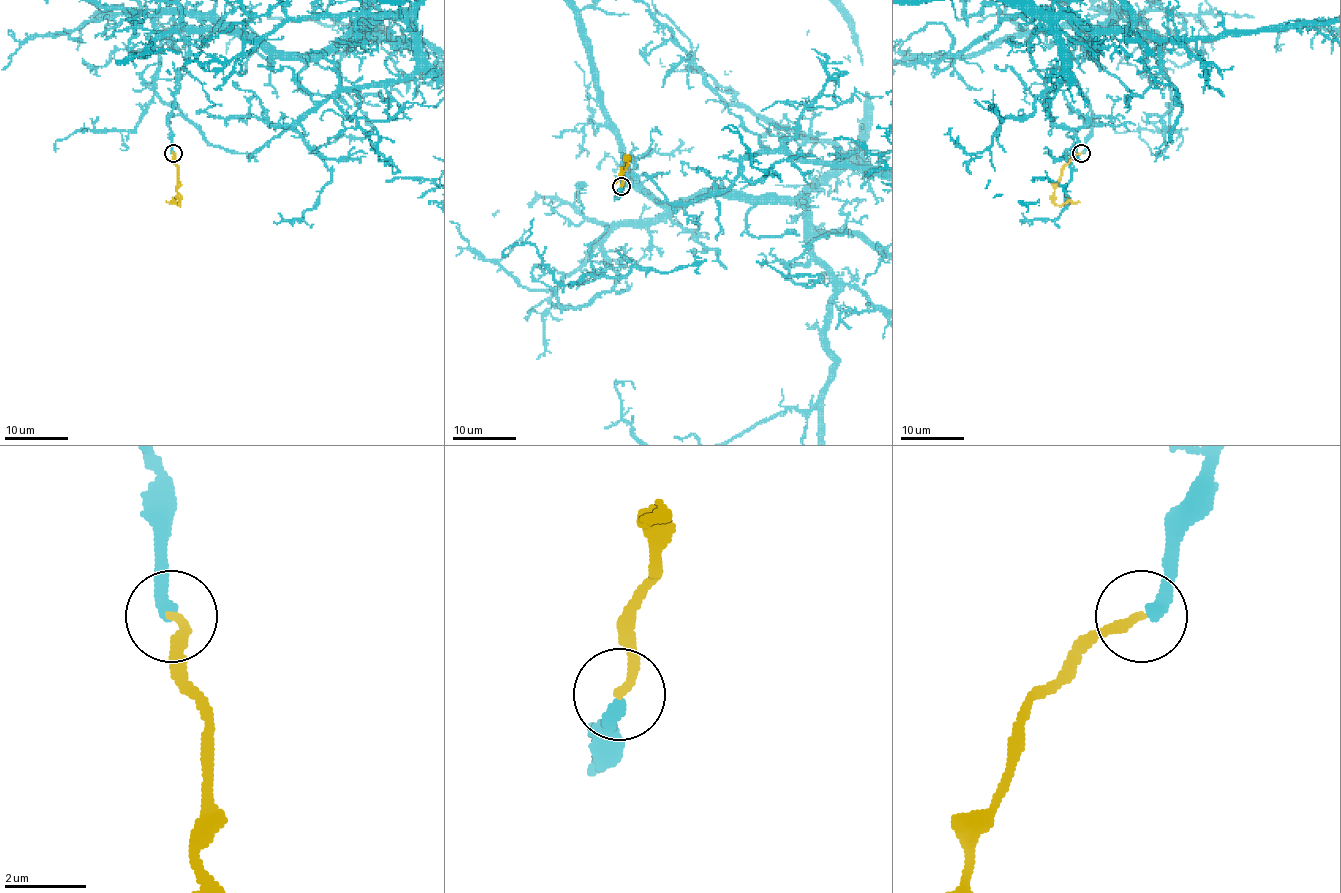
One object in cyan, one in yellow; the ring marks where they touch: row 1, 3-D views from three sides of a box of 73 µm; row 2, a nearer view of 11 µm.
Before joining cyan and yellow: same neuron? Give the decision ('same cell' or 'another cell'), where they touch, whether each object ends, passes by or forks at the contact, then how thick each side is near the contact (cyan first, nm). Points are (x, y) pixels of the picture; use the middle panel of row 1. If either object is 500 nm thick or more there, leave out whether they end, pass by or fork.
another cell; at (621, 186); cyan ends there; yellow ends there; 340 nm thick on the cyan side, 240 nm on the other

